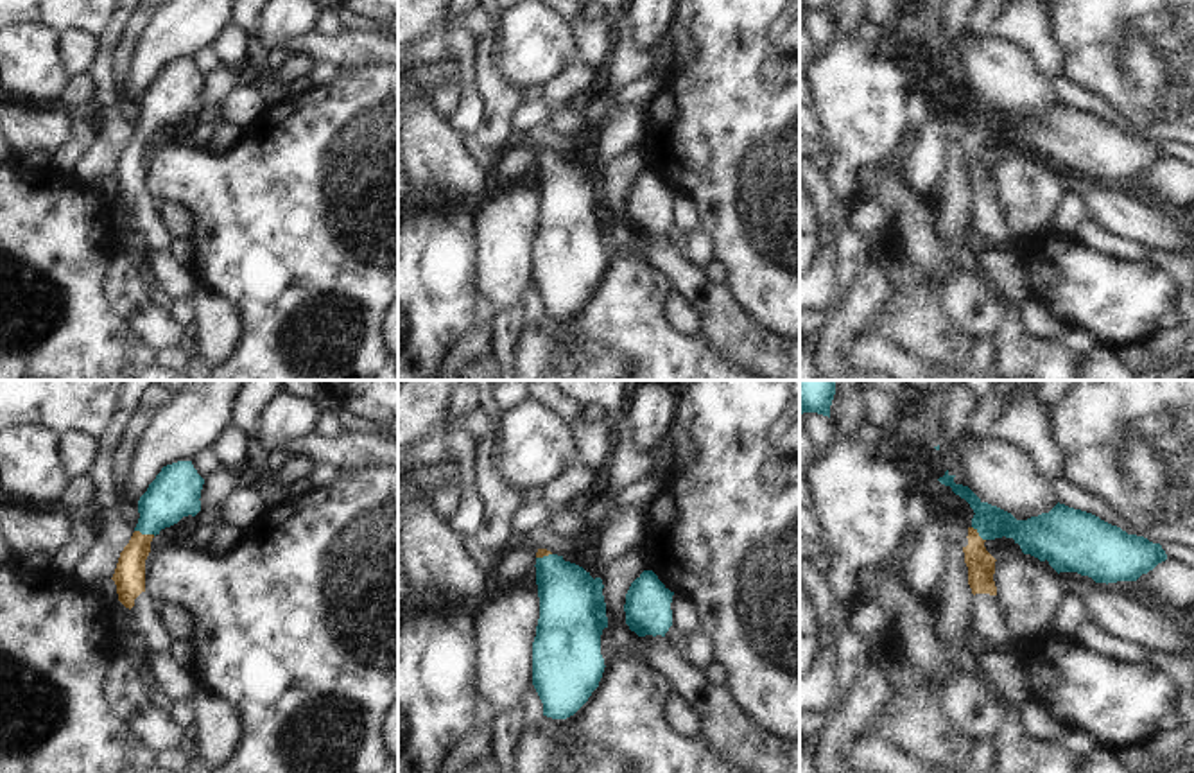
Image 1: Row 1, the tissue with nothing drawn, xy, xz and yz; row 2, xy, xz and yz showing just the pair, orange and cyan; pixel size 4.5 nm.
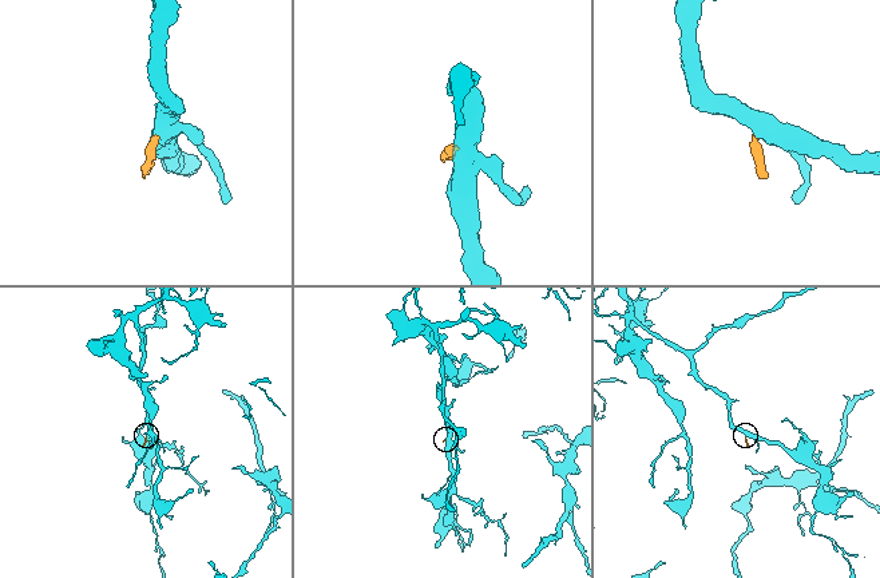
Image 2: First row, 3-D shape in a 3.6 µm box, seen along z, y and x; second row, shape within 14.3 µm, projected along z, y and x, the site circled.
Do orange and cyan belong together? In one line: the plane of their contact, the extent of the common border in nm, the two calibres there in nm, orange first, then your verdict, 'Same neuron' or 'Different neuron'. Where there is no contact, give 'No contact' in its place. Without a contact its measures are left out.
Touches orange in xy. Shared border 100 nm. Thickness 140 nm (orange) against 220 nm. Same neuron

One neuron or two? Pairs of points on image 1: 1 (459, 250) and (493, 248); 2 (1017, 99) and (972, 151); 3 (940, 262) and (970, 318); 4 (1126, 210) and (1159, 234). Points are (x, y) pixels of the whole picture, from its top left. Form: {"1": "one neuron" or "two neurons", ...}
{"1": "two neurons", "2": "two neurons", "3": "one neuron", "4": "one neuron"}

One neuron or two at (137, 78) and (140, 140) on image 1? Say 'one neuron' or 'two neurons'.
two neurons

